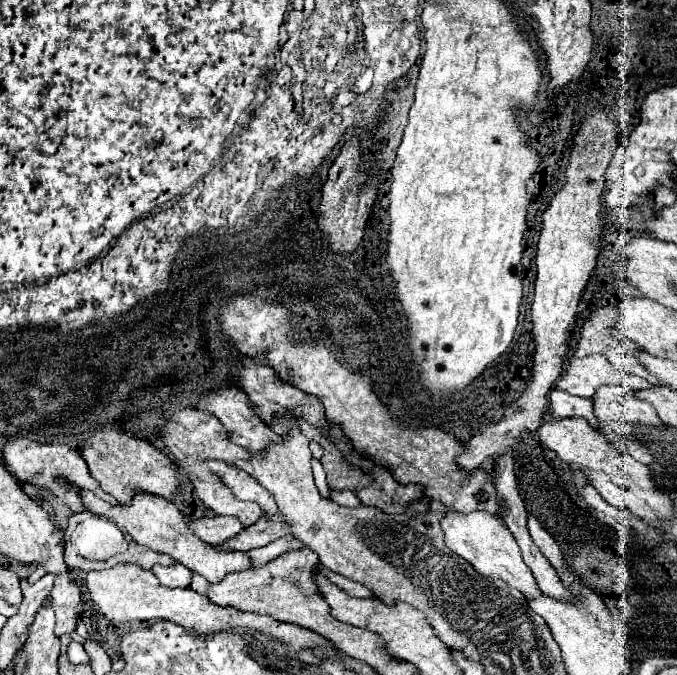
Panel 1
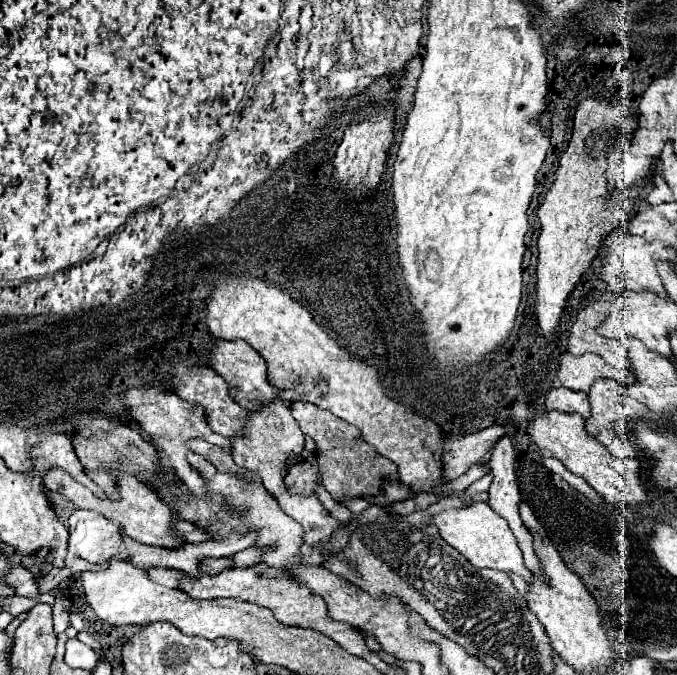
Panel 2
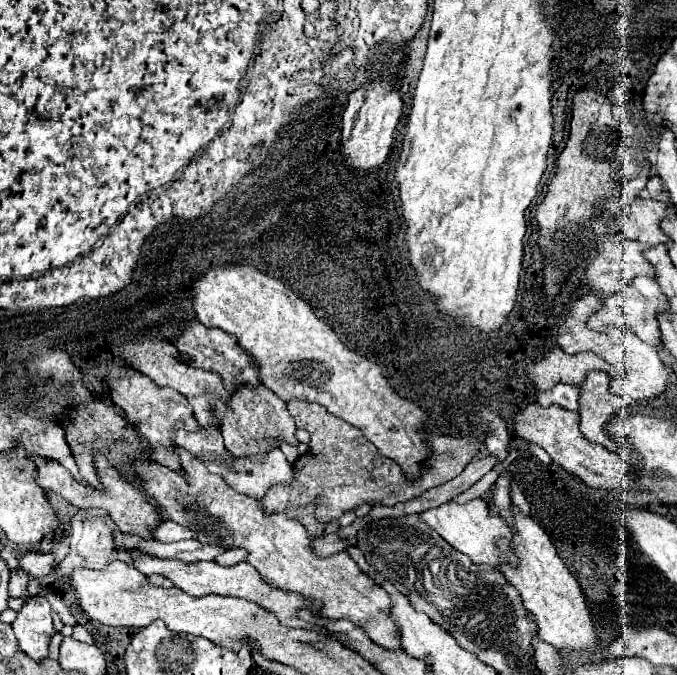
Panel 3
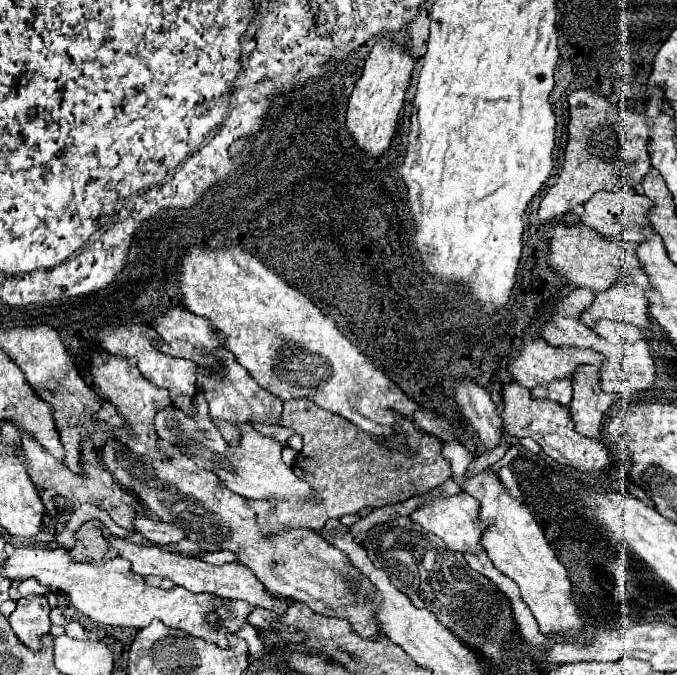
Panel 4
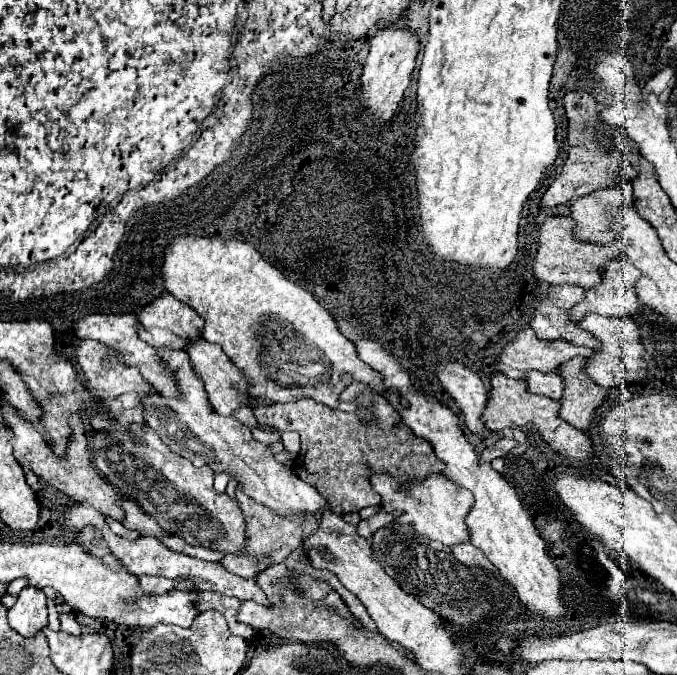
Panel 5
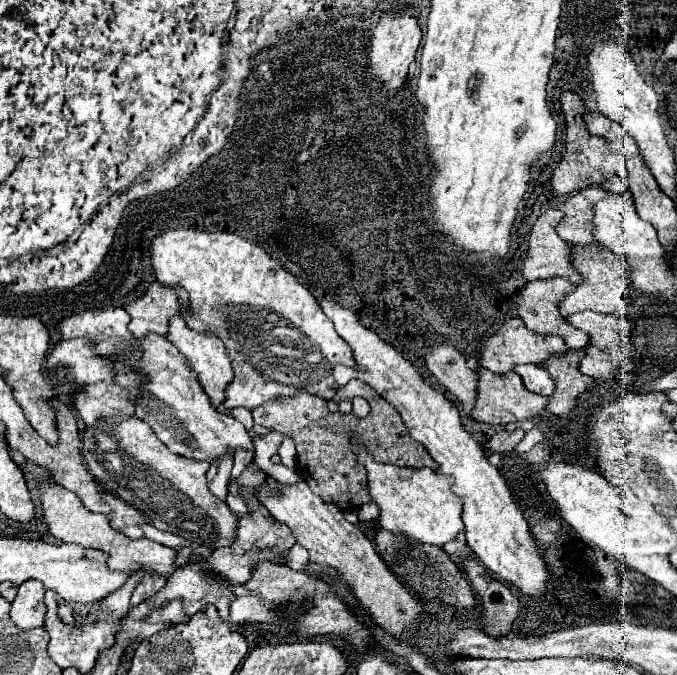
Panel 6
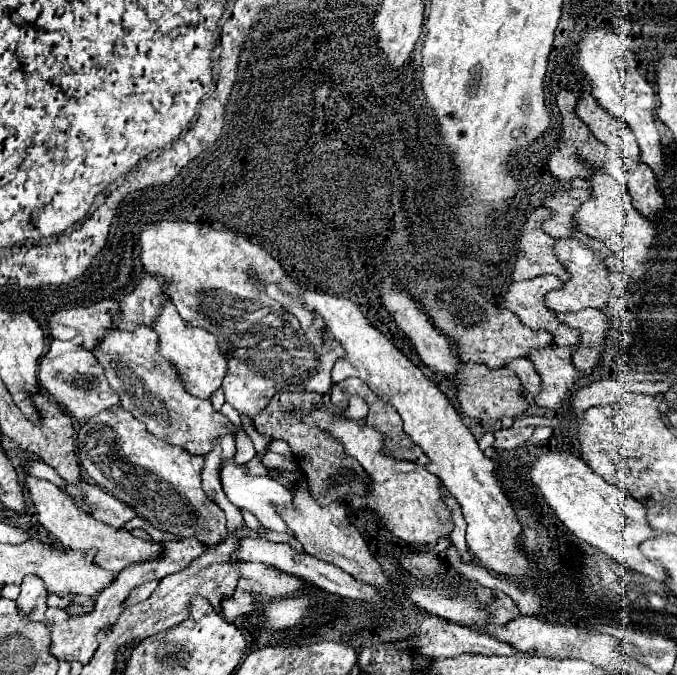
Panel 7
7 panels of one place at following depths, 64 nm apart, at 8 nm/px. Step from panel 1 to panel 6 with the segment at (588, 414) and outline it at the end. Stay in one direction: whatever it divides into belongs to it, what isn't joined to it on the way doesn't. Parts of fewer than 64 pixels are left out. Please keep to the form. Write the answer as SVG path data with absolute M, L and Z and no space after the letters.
M516 364L516 374L522 376L524 386L530 392L542 394L542 396L550 396L554 390L554 380L548 376L548 372L544 372L544 368L540 366L532 366L532 364Z

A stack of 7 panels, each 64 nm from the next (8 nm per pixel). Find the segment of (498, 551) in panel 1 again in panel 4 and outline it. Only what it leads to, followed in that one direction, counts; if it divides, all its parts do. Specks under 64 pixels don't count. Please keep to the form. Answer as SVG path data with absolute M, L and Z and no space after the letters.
M458 492L454 496L428 496L424 504L418 506L418 510L414 510L410 514L410 518L420 524L426 532L436 534L440 540L444 540L444 544L452 550L464 552L478 552L482 550L480 546L480 536L484 530L482 522L476 522L476 514L480 510L480 504L474 496L470 496L468 492Z

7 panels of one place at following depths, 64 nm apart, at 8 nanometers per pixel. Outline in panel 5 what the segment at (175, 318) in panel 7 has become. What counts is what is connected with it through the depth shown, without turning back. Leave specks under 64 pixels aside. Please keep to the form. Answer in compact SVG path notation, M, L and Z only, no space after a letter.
M196 338L196 340L190 340L186 344L186 354L190 356L194 368L196 368L196 374L200 376L200 380L204 382L204 388L208 392L208 400L210 400L210 406L214 408L214 412L222 414L222 416L230 416L234 408L242 406L242 404L248 404L246 400L246 394L244 394L244 388L246 388L246 378L244 374L230 362L230 358L224 354L222 346L220 344L212 344L204 338Z

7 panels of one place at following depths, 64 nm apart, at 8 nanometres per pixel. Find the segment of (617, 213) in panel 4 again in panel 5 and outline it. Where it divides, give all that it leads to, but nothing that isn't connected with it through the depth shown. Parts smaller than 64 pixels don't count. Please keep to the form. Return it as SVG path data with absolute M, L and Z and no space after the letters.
M602 188L596 190L590 196L580 196L578 202L570 204L570 218L574 220L574 236L580 242L590 242L590 244L606 244L610 238L604 234L606 230L606 218L604 214L604 206L614 206L614 204L622 204L622 190L620 188Z

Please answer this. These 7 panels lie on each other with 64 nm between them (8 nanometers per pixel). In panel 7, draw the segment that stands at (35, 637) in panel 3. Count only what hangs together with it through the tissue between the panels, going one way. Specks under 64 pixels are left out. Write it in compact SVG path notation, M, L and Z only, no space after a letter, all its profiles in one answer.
M26 576L20 584L22 592L16 600L18 608L28 614L32 620L42 622L44 620L44 612L46 612L46 598L48 598L48 590L44 588L44 582L38 576Z

